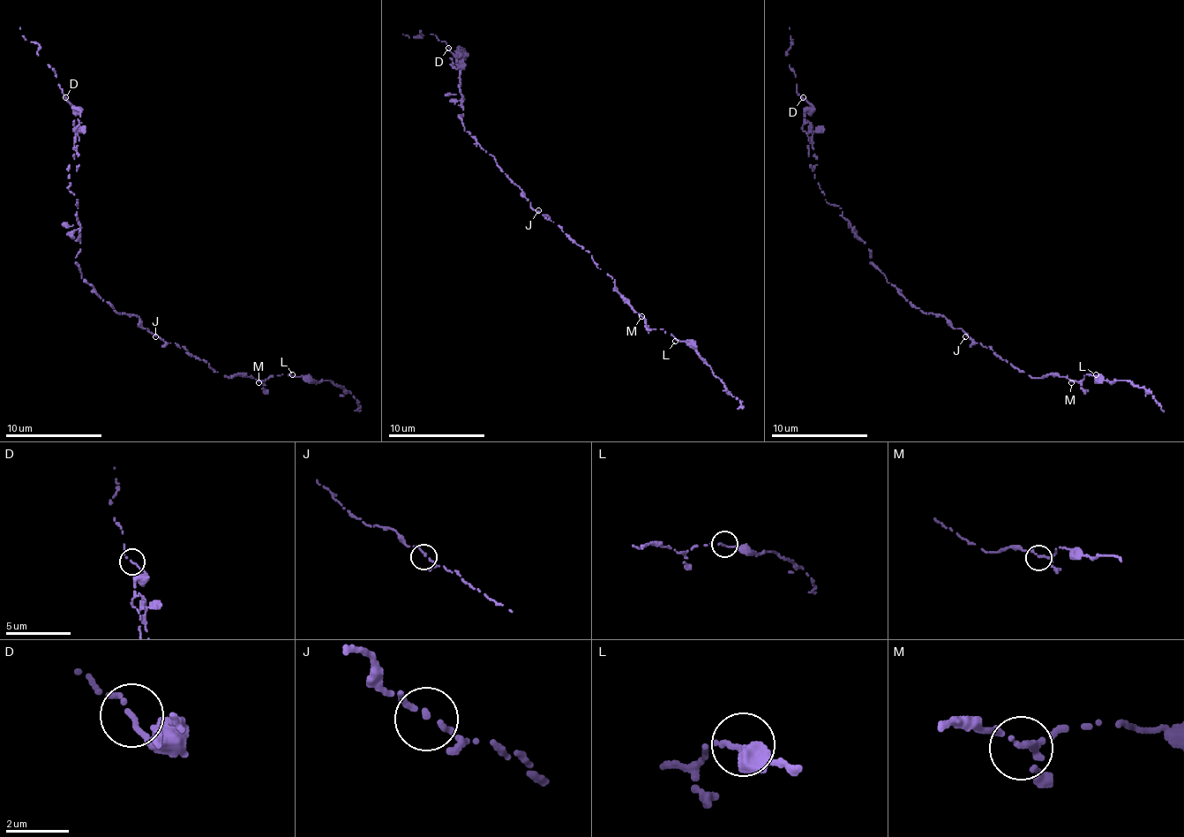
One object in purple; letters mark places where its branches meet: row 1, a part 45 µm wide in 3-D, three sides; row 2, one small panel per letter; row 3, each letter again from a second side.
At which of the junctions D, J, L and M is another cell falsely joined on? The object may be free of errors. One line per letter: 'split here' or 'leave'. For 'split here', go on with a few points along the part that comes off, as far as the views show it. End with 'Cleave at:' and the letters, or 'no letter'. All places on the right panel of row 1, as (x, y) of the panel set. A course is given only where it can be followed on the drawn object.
D: split here; foreign part runs (802, 98), (790, 69), (787, 55), (792, 45), (790, 28)
J: leave
L: leave
M: leave
Cleave at: D

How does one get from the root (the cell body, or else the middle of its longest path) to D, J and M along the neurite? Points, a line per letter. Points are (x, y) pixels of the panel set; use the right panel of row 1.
D: (917, 307), (869, 261), (843, 211), (826, 201), (802, 129), (809, 105), (802, 98)
J: (917, 307), (925, 312), (941, 314), (965, 336)
M: (917, 307), (941, 314), (975, 343), (990, 346), (997, 356), (1030, 377), (1060, 374), (1071, 382)

